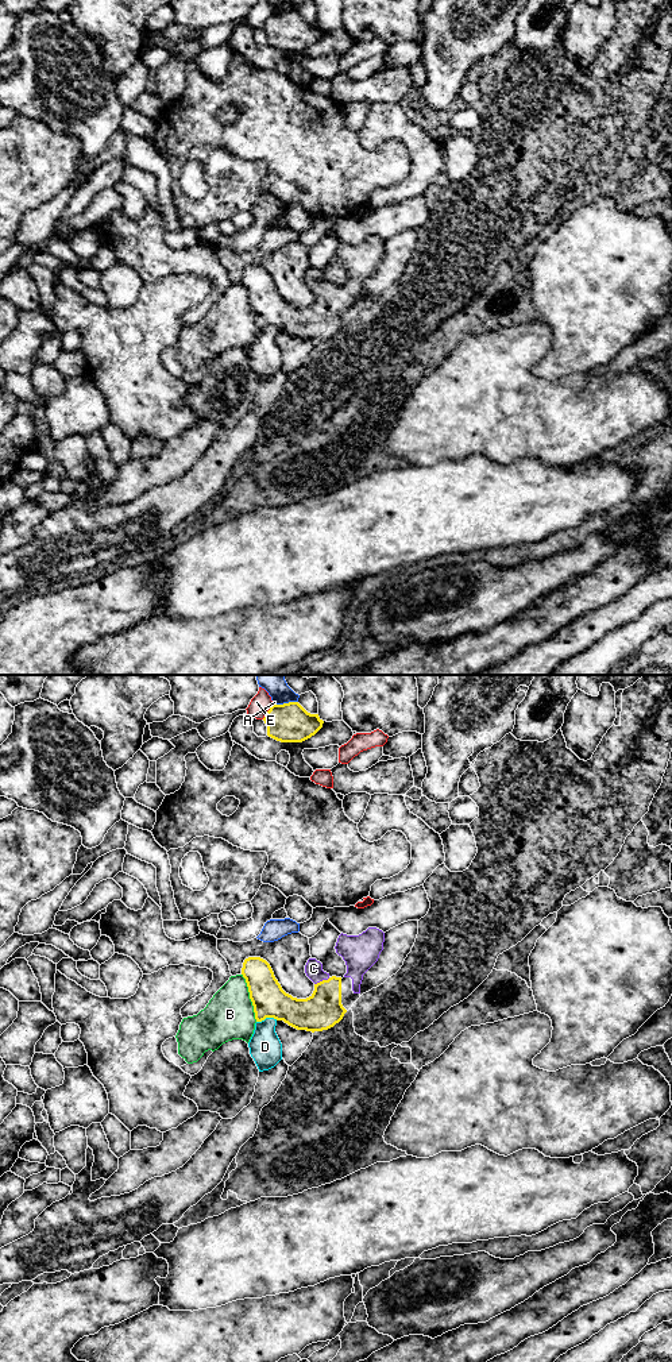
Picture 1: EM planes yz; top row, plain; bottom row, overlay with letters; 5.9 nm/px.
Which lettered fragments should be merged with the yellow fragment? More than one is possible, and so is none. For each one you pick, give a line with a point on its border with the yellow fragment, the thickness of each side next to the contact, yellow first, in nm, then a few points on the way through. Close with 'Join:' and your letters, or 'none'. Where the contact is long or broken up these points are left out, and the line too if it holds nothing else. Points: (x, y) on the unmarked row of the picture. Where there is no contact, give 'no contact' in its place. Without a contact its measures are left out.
C: contact yz (321, 290); calibres 220 and 110 nm; way yz (323, 319), (321, 290), (313, 277)
Join: C

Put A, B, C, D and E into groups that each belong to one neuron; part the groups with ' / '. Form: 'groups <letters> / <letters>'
groups A / B / C / D / E

